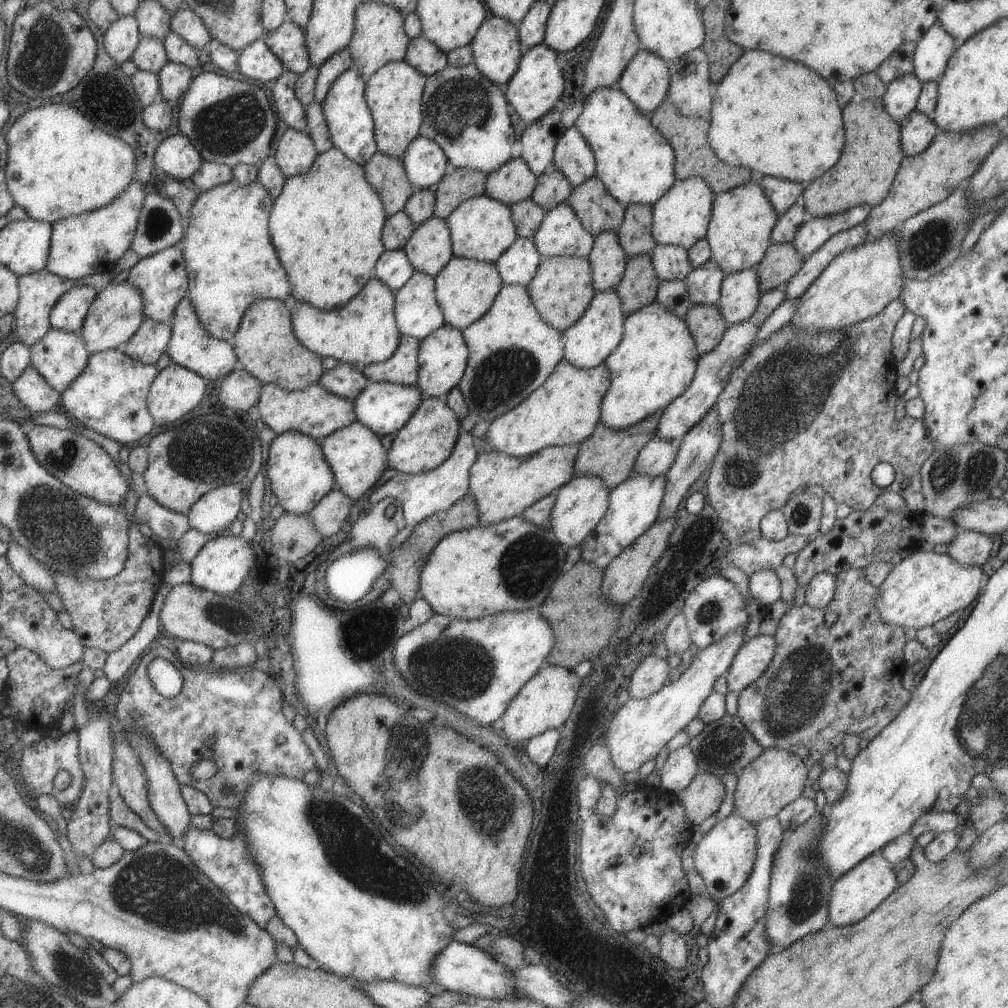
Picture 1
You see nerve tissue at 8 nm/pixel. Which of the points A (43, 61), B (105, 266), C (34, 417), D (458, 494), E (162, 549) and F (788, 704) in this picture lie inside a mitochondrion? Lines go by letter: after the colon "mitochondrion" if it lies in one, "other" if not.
A: mitochondrion
B: other
C: other
D: other
E: other
F: mitochondrion

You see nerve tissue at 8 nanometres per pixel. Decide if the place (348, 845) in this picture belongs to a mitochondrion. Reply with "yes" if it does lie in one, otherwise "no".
yes

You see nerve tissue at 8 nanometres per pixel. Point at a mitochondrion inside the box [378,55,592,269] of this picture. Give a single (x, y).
(459, 104)

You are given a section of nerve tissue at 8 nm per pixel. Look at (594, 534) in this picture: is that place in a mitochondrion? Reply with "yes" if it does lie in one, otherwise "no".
no

